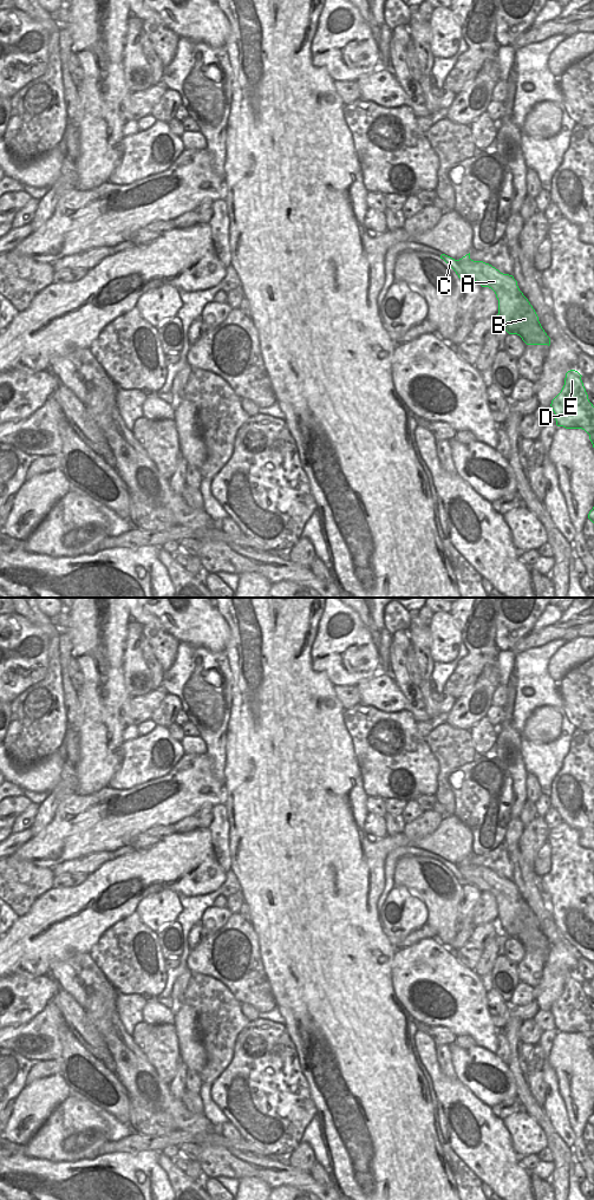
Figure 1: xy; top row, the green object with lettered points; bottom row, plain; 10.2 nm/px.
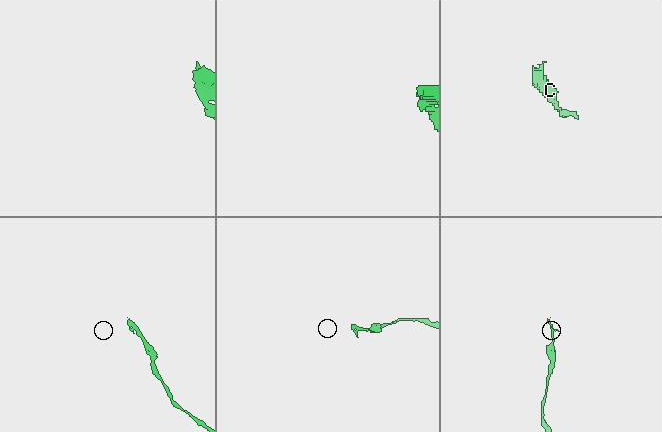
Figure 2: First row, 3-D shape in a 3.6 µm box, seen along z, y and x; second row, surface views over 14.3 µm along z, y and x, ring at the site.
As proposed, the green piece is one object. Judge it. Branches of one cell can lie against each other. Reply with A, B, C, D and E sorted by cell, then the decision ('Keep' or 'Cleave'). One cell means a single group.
Groups: A B C D E. Keep.

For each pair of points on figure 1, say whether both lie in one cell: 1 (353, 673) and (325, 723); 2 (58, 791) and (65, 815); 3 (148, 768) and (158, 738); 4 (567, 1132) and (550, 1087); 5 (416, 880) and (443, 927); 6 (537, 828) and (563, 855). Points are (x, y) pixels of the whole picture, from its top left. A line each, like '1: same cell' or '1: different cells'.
1: different cells
2: different cells
3: same cell
4: same cell
5: same cell
6: different cells

